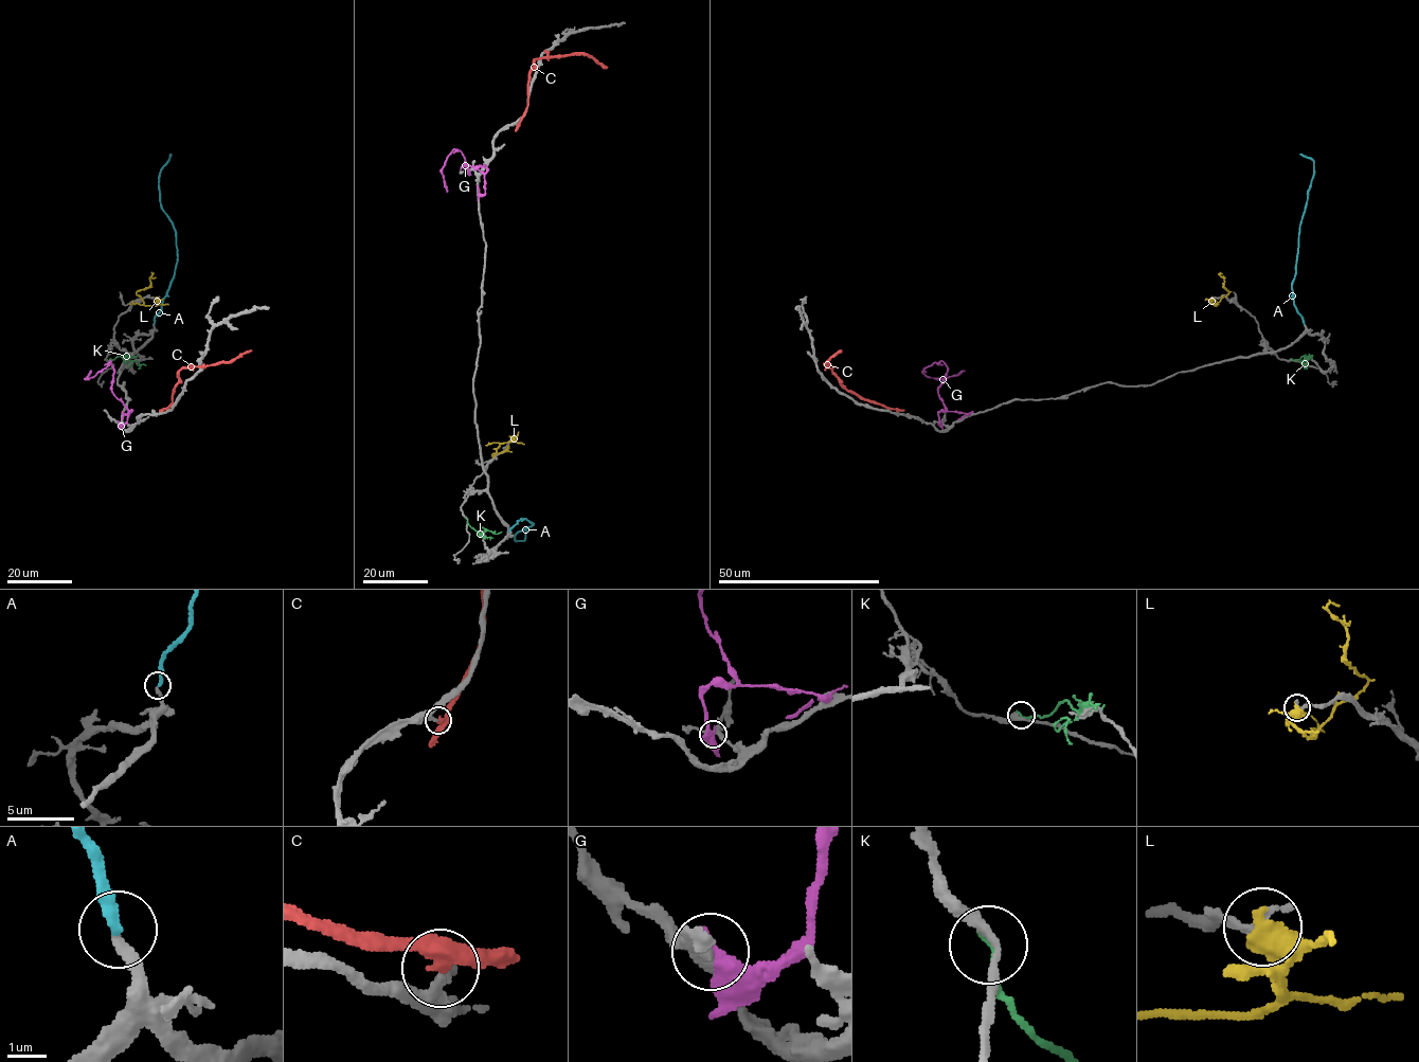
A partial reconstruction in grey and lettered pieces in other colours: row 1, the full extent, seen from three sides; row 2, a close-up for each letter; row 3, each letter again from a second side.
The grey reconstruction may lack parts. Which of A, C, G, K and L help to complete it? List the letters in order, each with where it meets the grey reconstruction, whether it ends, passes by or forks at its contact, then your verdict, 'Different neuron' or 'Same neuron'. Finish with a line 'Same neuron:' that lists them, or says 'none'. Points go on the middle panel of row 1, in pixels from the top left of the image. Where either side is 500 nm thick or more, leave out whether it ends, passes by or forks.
A: Touches grey at (509, 530). It ends there. Same neuron
C: Touches grey at (517, 124). It passes by. Different neuron
G: Touches grey at (474, 167). It ends there. Different neuron
K: Touches grey at (467, 519). It ends there. Different neuron
L: Touches grey at (513, 438). Different neuron
Same neuron: A

